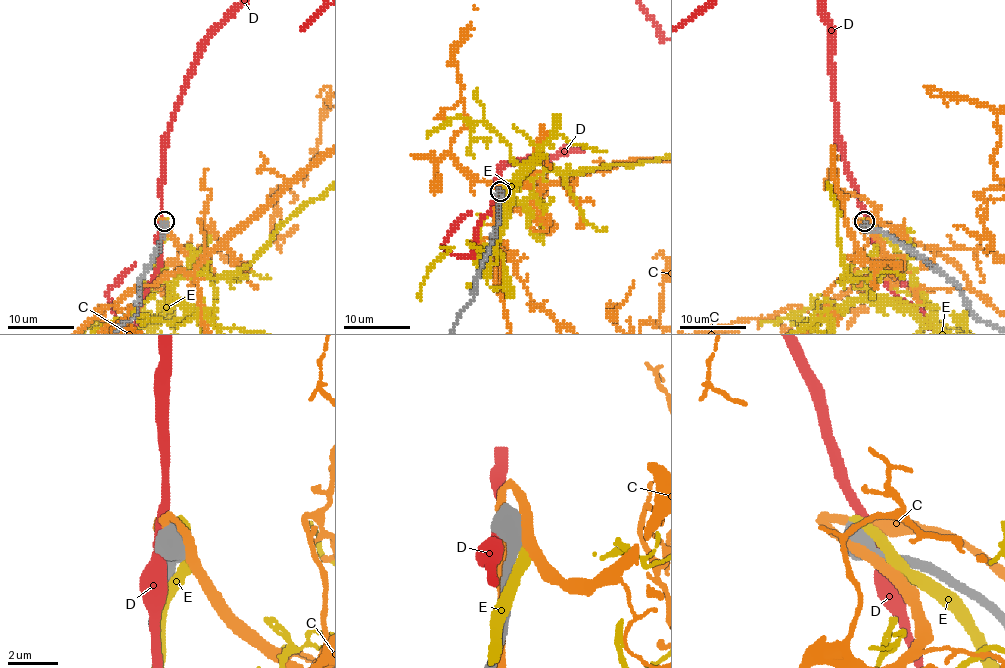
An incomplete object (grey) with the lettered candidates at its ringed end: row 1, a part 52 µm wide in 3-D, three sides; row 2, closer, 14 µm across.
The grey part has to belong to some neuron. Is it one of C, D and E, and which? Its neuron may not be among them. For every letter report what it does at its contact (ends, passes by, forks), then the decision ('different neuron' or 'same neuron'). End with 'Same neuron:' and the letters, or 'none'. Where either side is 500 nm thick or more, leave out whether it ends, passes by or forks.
C: different neuron
D: different neuron
E: it passes by | same neuron
Same neuron: E

